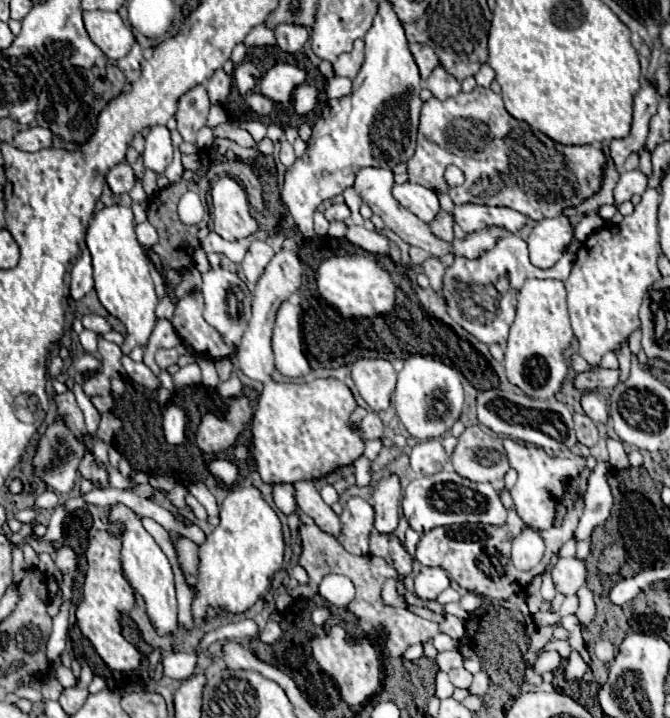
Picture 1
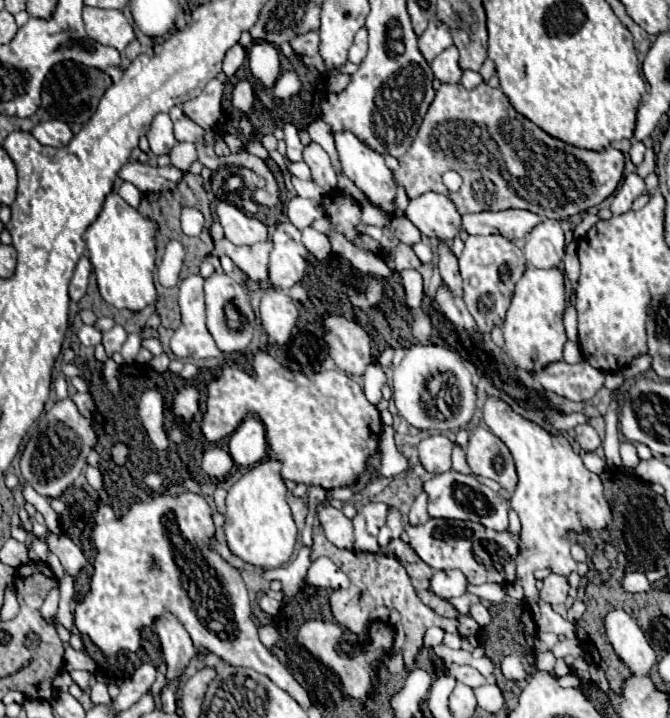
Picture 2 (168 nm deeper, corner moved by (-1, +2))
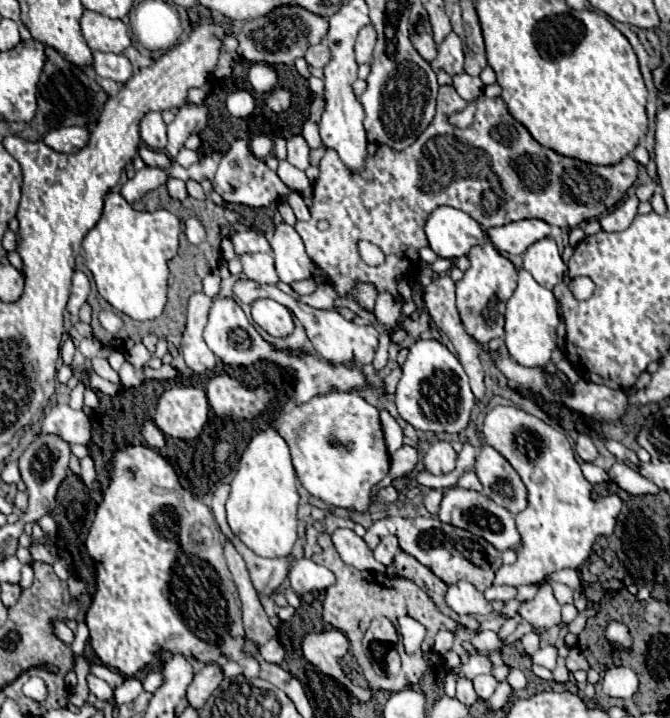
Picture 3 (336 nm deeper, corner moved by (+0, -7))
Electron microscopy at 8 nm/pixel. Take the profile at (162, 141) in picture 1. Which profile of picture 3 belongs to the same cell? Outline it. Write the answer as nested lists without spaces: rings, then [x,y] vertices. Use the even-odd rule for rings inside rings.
[[[148,112],[140,120],[140,136],[144,144],[148,144],[154,150],[166,148],[166,124],[160,116],[160,112]]]

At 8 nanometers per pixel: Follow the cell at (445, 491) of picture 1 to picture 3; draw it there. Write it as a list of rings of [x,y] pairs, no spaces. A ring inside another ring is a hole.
[[[450,488],[444,492],[444,498],[442,498],[442,506],[440,506],[440,512],[438,512],[440,520],[446,522],[446,524],[452,524],[456,528],[462,528],[462,530],[468,530],[472,532],[474,536],[480,536],[484,540],[488,540],[494,548],[498,548],[500,552],[506,552],[506,550],[518,550],[520,548],[520,532],[516,528],[516,522],[514,522],[514,516],[498,506],[496,502],[492,502],[486,494],[482,492],[474,492],[474,490],[464,490],[464,488]]]

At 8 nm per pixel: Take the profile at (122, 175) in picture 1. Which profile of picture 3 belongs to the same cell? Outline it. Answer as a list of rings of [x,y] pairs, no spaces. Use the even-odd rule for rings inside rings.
[[[170,178],[170,180],[168,180],[168,192],[170,192],[170,196],[176,198],[176,200],[184,200],[184,198],[188,198],[186,184],[184,184],[182,180],[178,180],[178,178]]]

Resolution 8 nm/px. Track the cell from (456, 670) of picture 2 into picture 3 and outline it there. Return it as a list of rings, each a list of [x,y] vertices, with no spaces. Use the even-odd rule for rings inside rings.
[[[476,676],[472,682],[474,682],[476,694],[478,694],[480,698],[484,698],[484,700],[490,698],[490,696],[494,694],[496,686],[498,686],[498,682],[496,682],[494,676]]]

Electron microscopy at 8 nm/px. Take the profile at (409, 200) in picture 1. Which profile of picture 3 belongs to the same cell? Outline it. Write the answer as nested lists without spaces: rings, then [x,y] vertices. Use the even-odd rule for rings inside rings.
[[[440,206],[436,208],[426,222],[426,236],[430,248],[450,260],[458,260],[460,256],[468,256],[474,244],[486,244],[486,230],[466,212]]]

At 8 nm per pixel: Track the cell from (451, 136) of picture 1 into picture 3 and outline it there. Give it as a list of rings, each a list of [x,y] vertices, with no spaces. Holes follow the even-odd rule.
[[[440,86],[436,98],[436,116],[432,124],[416,138],[416,142],[402,152],[390,148],[388,144],[378,144],[376,154],[368,154],[362,172],[350,172],[350,168],[342,164],[338,152],[334,152],[332,148],[324,154],[324,158],[320,160],[320,176],[314,182],[310,220],[296,222],[296,232],[302,236],[308,256],[314,260],[314,264],[318,264],[318,268],[326,272],[326,282],[334,288],[338,296],[350,298],[356,282],[370,282],[378,292],[390,292],[394,298],[400,298],[398,280],[410,278],[420,270],[418,252],[426,246],[426,216],[430,216],[434,208],[458,208],[470,214],[484,228],[504,226],[508,222],[524,218],[538,218],[552,226],[574,228],[580,222],[596,218],[606,210],[614,208],[638,178],[638,162],[630,156],[612,166],[594,166],[560,156],[554,150],[540,146],[530,136],[530,132],[512,118],[502,98],[488,98],[484,94],[478,96],[474,124],[466,130],[450,126],[448,116],[464,110],[466,106],[468,102],[458,96],[454,86]],[[320,220],[328,222],[326,230],[320,230],[316,226]],[[358,240],[368,240],[376,244],[386,256],[384,264],[368,266],[358,254]]]

